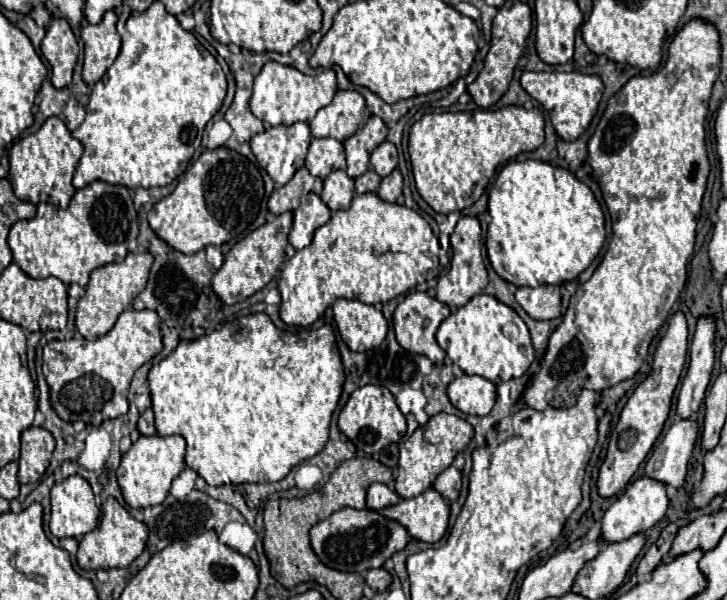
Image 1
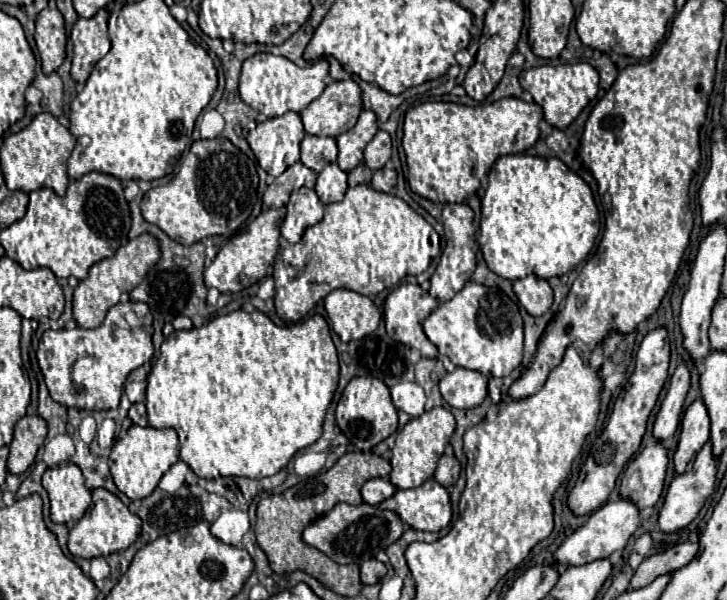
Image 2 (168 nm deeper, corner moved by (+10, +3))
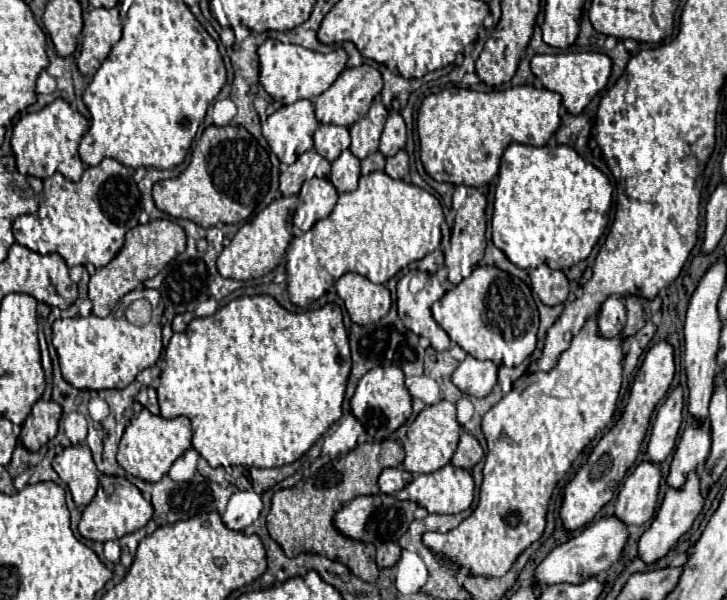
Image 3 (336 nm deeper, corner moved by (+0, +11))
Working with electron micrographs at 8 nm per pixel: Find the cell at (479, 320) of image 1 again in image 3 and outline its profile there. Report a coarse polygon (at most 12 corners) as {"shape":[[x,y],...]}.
{"shape":[[478,265],[432,305],[454,343],[516,367],[536,347],[524,281]]}

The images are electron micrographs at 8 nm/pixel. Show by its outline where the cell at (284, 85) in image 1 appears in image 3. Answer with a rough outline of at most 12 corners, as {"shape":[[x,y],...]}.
{"shape":[[266,39],[258,81],[280,105],[312,101],[344,71],[342,47],[316,53]]}

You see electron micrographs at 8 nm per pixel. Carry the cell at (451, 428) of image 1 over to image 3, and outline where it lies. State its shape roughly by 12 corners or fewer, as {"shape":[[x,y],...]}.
{"shape":[[438,401],[408,427],[404,469],[434,473],[460,437],[456,405]]}

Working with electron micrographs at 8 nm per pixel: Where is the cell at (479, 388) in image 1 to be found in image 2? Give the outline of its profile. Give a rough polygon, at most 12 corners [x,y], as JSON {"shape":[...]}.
{"shape":[[456,367],[440,381],[454,409],[474,409],[486,399],[488,379]]}

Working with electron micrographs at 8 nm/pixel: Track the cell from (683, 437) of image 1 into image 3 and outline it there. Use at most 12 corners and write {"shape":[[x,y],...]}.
{"shape":[[642,461],[626,477],[614,513],[626,525],[652,519],[662,469]]}

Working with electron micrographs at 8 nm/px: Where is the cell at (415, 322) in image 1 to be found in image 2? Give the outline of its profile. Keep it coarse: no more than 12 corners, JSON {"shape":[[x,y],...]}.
{"shape":[[402,283],[384,301],[386,331],[422,357],[438,349],[422,331],[438,301]]}

